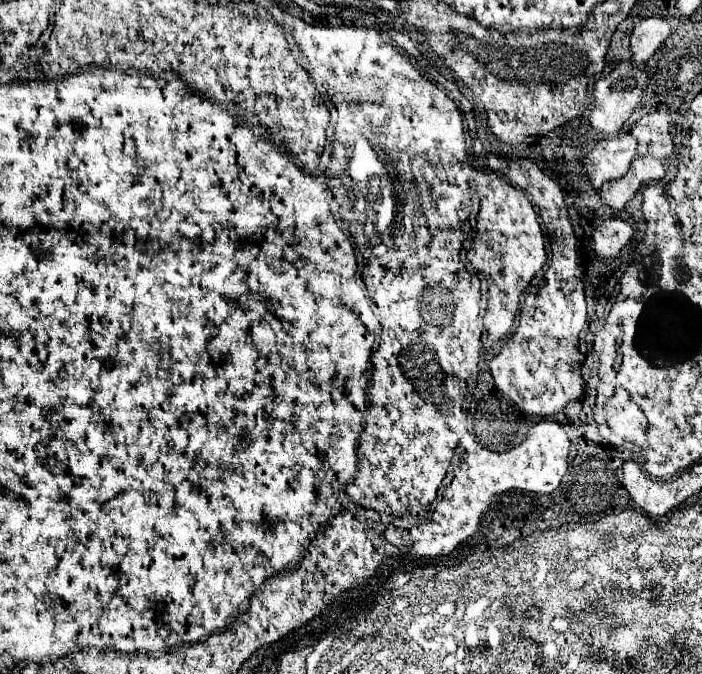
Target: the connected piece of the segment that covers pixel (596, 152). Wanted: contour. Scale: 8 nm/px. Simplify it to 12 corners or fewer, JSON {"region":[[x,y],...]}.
{"region":[[619,134],[597,142],[581,166],[599,190],[623,176],[637,140]]}

